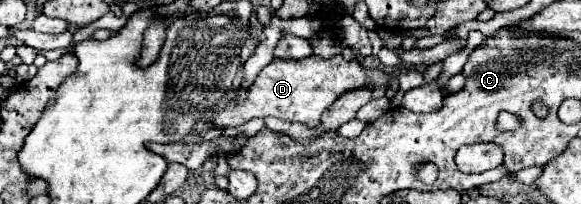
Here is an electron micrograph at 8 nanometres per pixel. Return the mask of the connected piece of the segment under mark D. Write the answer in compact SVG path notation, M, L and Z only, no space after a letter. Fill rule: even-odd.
M309 55L305 59L273 59L247 87L245 101L227 101L225 107L211 117L211 125L217 129L239 127L253 117L273 115L285 121L299 121L307 127L317 127L321 113L345 91L361 87L367 81L371 81L373 85L383 85L391 77L399 77L399 73L401 71L387 75L381 69L365 69L359 61L345 61L341 55L335 55L331 59L319 59L315 55Z

